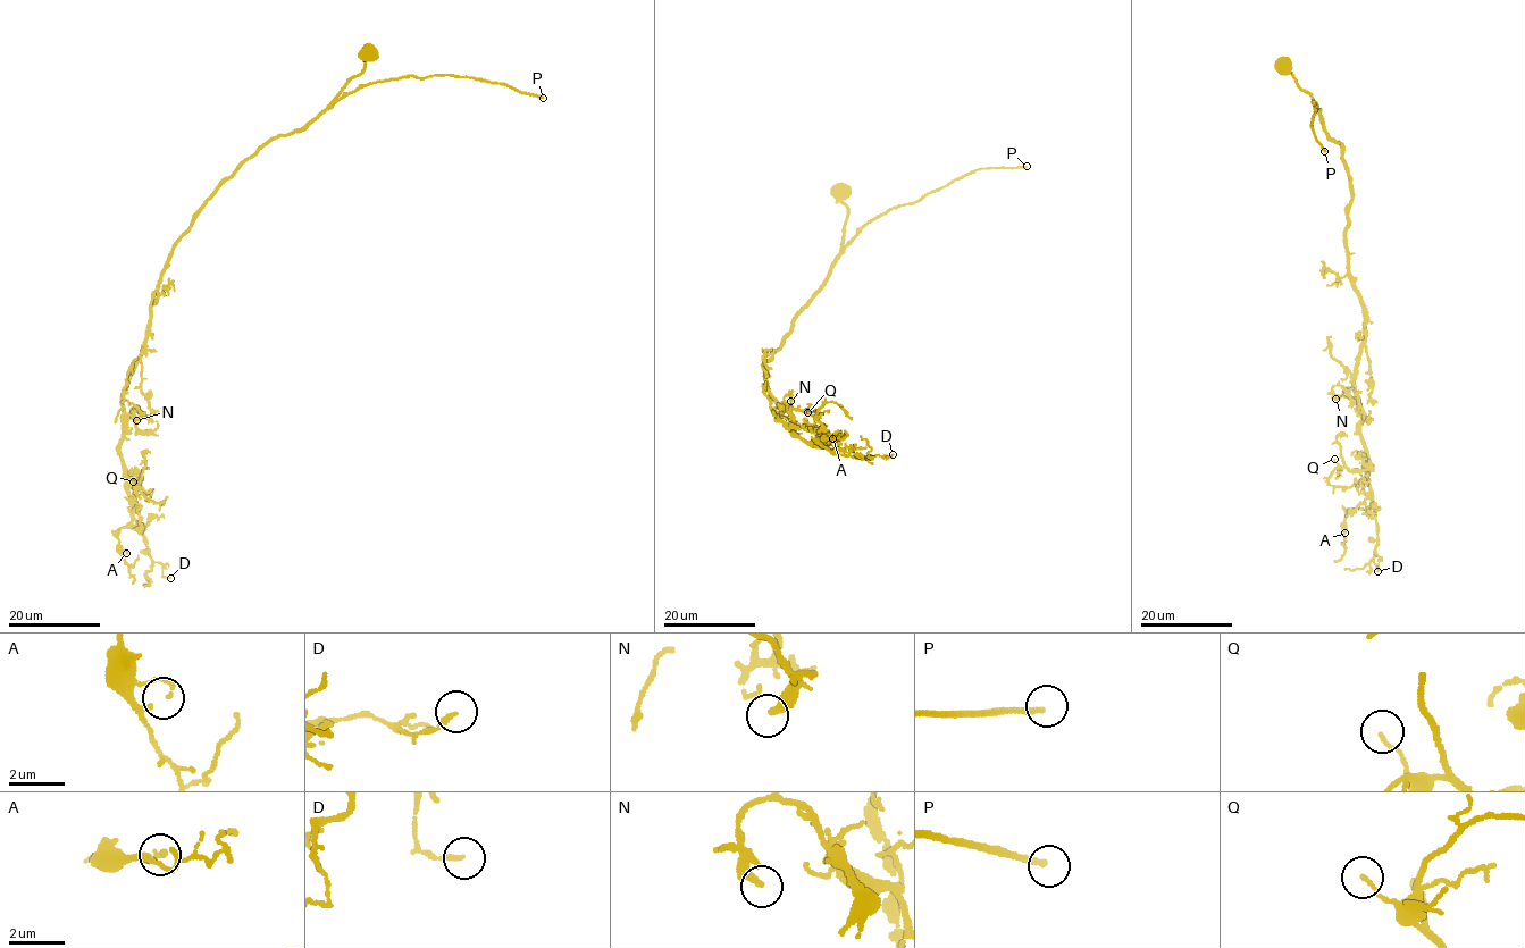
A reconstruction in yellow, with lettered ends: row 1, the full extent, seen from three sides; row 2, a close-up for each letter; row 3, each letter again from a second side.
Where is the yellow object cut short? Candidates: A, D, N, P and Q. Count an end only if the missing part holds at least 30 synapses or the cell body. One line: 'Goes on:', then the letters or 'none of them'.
Goes on: P

